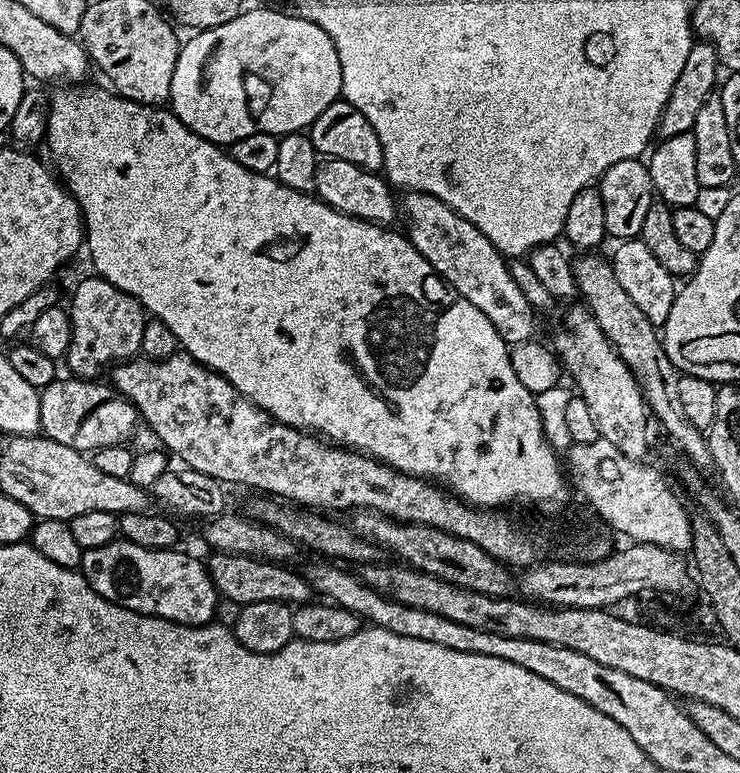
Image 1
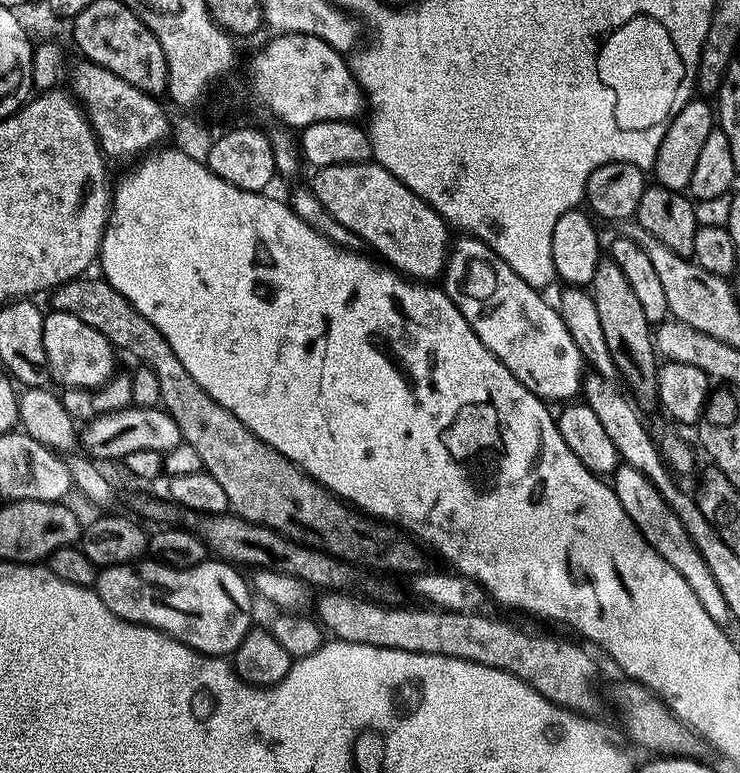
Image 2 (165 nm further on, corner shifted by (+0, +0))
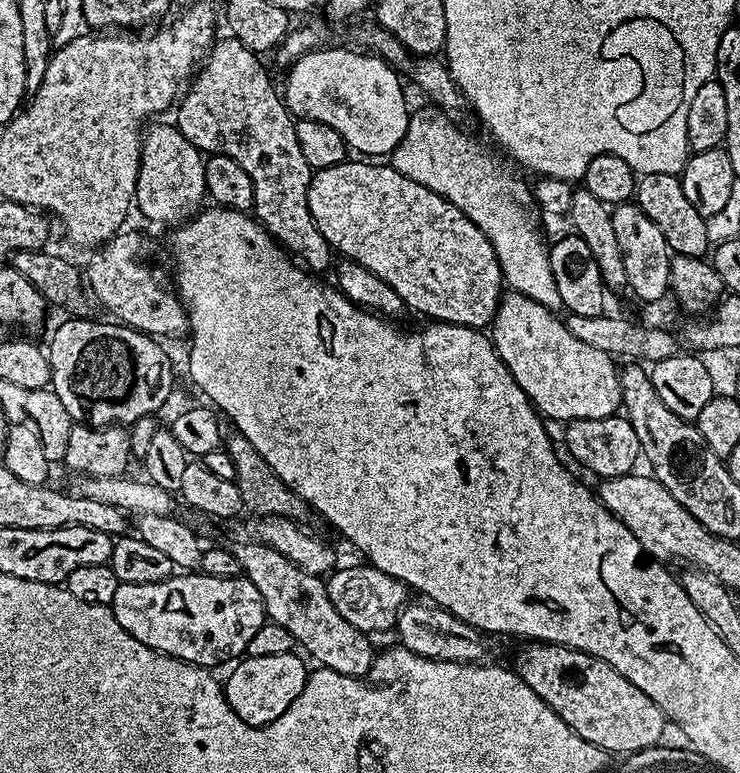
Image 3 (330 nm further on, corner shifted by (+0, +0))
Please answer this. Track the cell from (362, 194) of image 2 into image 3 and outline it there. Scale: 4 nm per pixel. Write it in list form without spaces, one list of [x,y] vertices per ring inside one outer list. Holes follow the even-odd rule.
[[[352,163],[321,168],[310,182],[310,214],[328,247],[378,274],[382,282],[394,288],[405,306],[428,316],[424,318],[429,321],[487,329],[500,305],[502,277],[494,246],[490,246],[486,234],[482,234],[458,206],[434,194],[434,190],[426,190],[426,186],[418,186],[418,182],[398,174],[398,170],[387,163]]]

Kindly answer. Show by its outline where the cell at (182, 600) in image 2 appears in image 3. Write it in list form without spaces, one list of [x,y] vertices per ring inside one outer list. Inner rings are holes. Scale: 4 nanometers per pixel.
[[[173,574],[162,582],[120,584],[110,607],[118,626],[138,638],[138,642],[209,670],[215,669],[215,664],[243,657],[250,638],[266,622],[262,594],[243,575],[214,578]]]

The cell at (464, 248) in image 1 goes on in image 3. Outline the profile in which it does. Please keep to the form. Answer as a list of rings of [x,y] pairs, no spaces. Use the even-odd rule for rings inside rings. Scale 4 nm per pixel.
[[[509,291],[501,295],[500,305],[496,307],[490,339],[496,353],[541,417],[567,422],[617,415],[622,408],[617,361],[574,338],[567,323],[560,318],[520,292]]]

